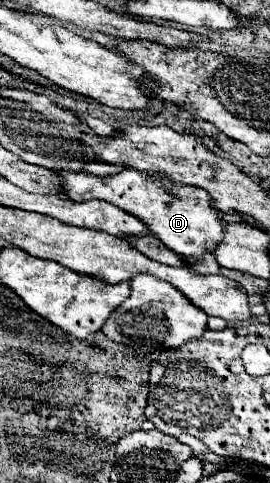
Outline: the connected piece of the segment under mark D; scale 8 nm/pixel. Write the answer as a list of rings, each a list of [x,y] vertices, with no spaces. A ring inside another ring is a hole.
[[[123,169],[117,175],[97,177],[91,173],[75,173],[75,171],[57,171],[61,175],[61,191],[71,201],[89,201],[101,199],[107,201],[125,213],[137,217],[147,225],[147,229],[163,241],[165,247],[175,251],[177,255],[199,255],[199,251],[215,251],[219,239],[223,239],[225,223],[219,219],[219,211],[211,207],[207,191],[185,191],[185,197],[175,197],[167,193],[167,179],[163,185],[141,171]]]

